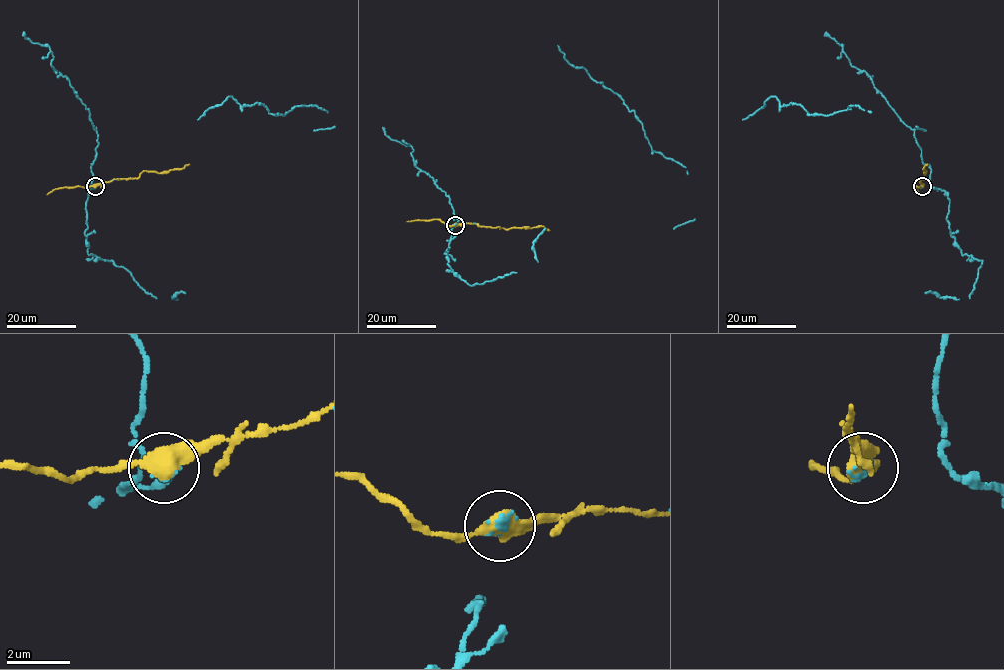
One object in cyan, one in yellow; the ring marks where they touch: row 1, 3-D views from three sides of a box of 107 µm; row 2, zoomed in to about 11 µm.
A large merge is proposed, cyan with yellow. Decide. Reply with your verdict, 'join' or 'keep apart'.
join

